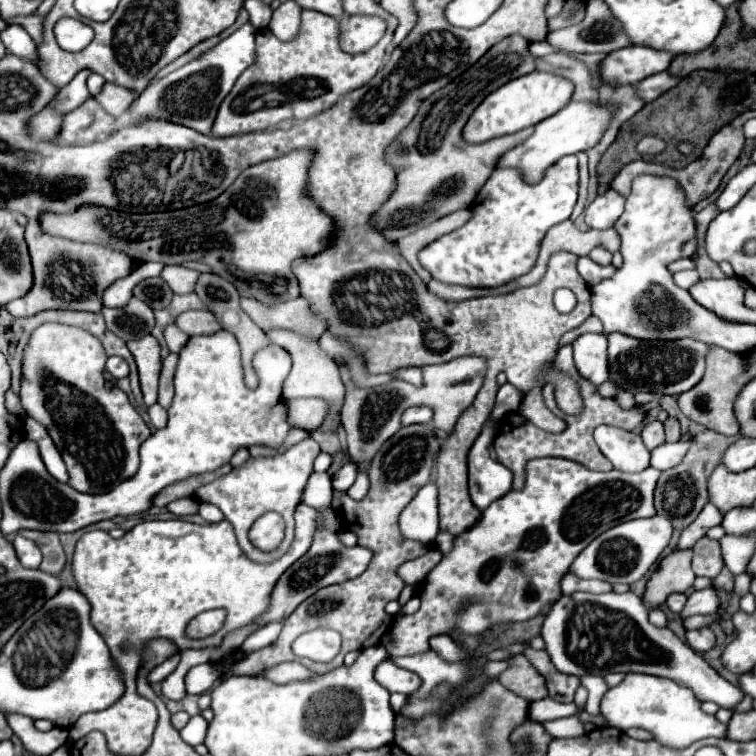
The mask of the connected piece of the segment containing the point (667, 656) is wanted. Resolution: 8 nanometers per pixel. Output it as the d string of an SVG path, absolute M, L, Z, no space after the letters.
M576 592L570 596L560 596L546 614L540 636L546 642L550 660L564 674L604 676L610 672L642 672L664 676L694 690L694 696L700 702L714 702L726 710L734 710L734 706L738 706L738 702L744 698L738 686L722 678L672 630L652 626L648 622L648 608L634 592Z

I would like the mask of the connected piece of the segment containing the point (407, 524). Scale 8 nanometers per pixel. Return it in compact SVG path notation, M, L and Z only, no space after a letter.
M426 484L418 490L399 516L399 528L404 538L434 544L438 536L438 506L436 486Z

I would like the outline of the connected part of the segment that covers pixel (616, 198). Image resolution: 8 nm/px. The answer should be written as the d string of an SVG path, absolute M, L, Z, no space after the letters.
M612 188L606 190L602 196L596 196L596 200L584 210L588 228L594 230L606 230L616 224L616 220L622 215L625 206L625 198Z

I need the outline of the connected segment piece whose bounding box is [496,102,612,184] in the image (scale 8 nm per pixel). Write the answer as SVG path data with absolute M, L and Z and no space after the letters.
M570 102L550 118L536 124L536 130L526 142L510 148L510 152L502 154L502 158L496 162L496 168L514 168L520 172L526 184L534 184L542 180L546 170L556 164L562 156L576 154L580 150L588 150L598 144L602 138L608 122L612 118L612 108L600 106L600 104L588 104L588 102Z

